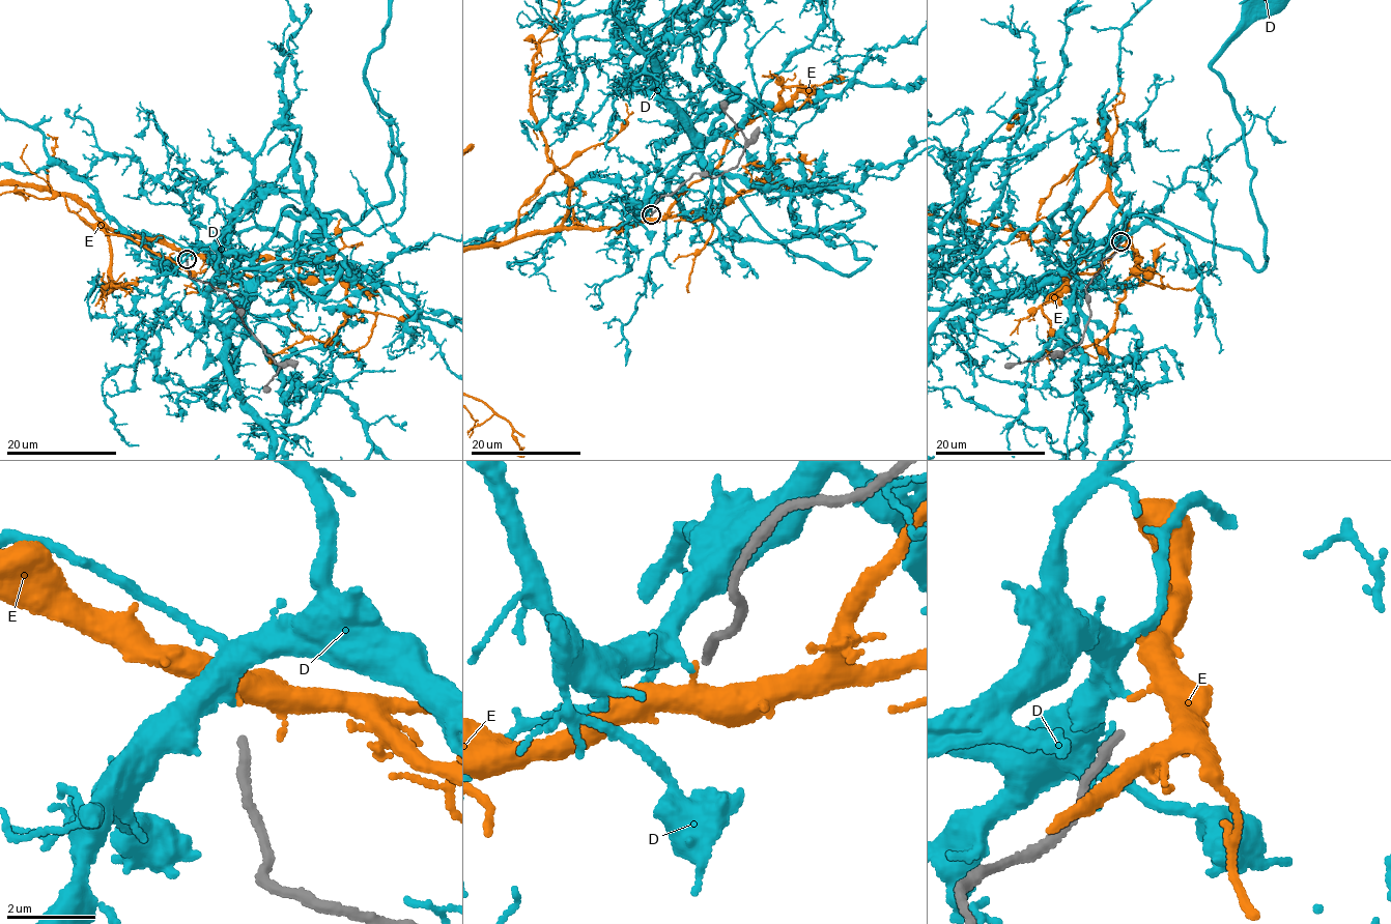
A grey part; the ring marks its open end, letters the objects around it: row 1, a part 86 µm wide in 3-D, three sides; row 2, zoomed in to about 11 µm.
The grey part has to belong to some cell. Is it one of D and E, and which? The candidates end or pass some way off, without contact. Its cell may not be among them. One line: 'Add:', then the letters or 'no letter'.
Add: no letter

